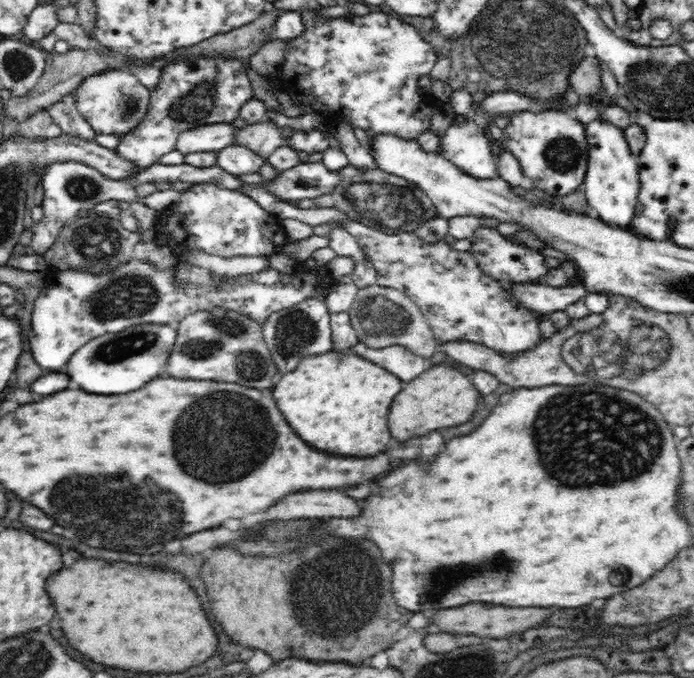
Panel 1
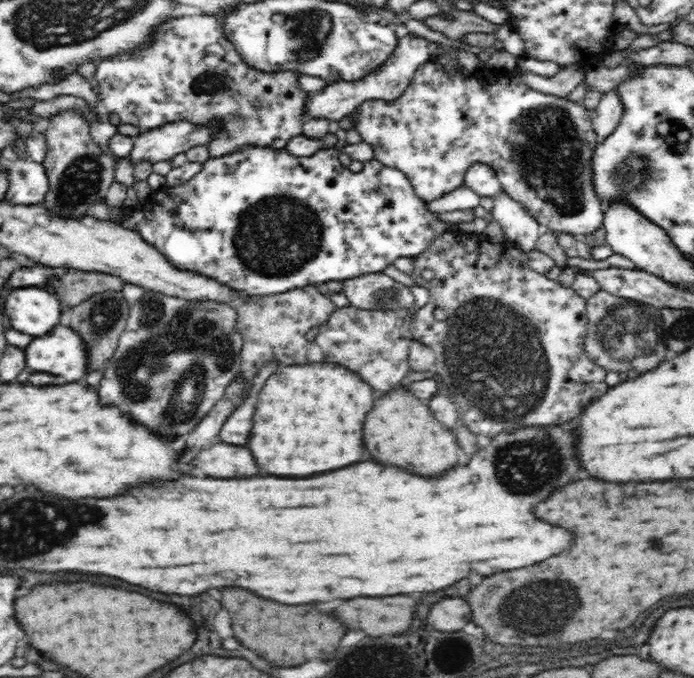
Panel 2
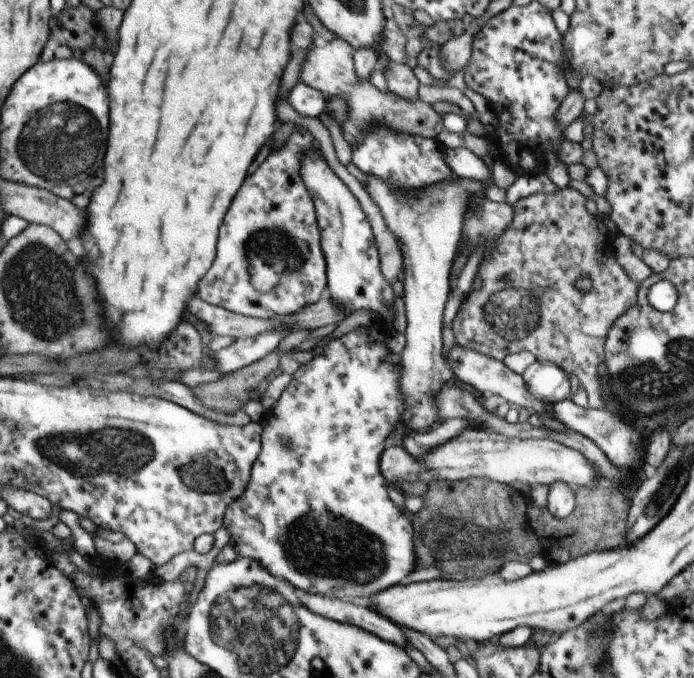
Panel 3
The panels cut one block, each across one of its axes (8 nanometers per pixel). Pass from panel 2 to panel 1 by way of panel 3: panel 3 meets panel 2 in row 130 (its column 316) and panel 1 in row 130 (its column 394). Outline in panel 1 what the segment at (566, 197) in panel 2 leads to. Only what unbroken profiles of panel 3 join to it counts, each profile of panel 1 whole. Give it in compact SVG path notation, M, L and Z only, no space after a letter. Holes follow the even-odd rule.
M304 10L301 16L304 19L304 24L306 24L306 32L300 38L296 38L296 40L286 41L288 42L288 50L286 53L286 62L284 62L282 72L280 72L282 80L290 80L294 86L298 86L298 90L304 90L306 94L314 94L318 98L318 102L322 102L322 104L328 106L330 112L334 112L334 114L340 112L340 118L350 120L351 124L365 130L370 137L393 135L400 137L400 139L414 139L423 134L424 131L428 131L428 128L430 128L430 116L438 110L436 110L436 105L434 105L436 104L436 100L431 96L422 98L418 94L418 80L429 75L438 60L438 56L436 56L432 45L424 41L416 29L408 23L393 17L388 10L385 14L368 14L368 16L358 16L358 18L336 18L336 20L324 20L324 18L316 20L316 10ZM546 109L540 111L540 114L522 111L510 118L510 126L506 128L506 134L508 134L508 140L502 144L502 148L510 150L511 154L517 158L523 175L532 180L536 190L544 190L544 197L558 199L580 188L584 182L588 164L588 144L584 124L568 118L562 110Z

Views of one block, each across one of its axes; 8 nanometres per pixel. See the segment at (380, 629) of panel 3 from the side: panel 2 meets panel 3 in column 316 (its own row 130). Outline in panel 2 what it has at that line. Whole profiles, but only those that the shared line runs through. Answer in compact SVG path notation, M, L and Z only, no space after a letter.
M616 90L604 94L596 108L596 116L591 119L593 131L596 133L597 142L600 143L604 138L618 126L622 118L624 105L620 99L620 93Z

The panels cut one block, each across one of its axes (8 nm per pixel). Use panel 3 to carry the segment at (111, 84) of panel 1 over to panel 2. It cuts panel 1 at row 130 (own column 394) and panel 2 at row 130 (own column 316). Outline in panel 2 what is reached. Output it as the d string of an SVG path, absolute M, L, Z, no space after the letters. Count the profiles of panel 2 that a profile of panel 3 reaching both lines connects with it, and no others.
M75 110L52 116L45 140L47 153L41 165L45 168L48 188L38 205L60 218L75 220L85 217L88 208L102 201L108 187L115 181L114 160L99 152L90 137L89 123Z

